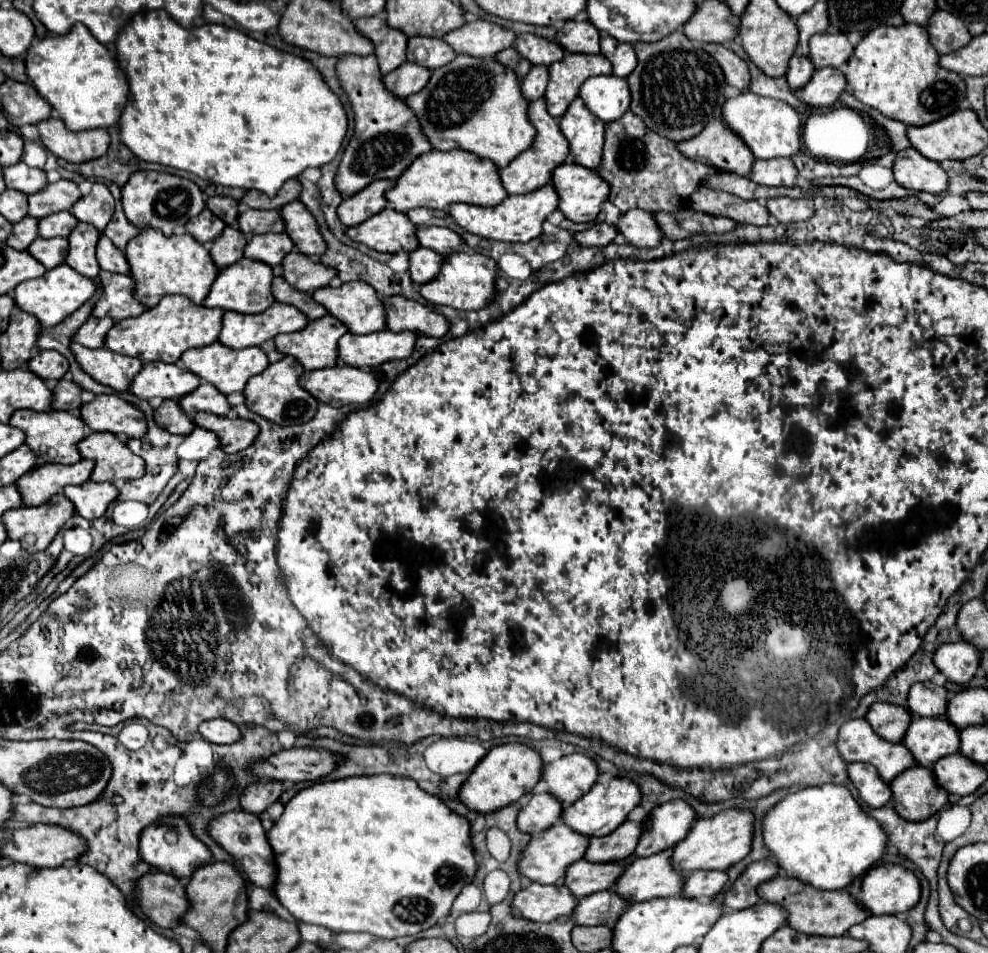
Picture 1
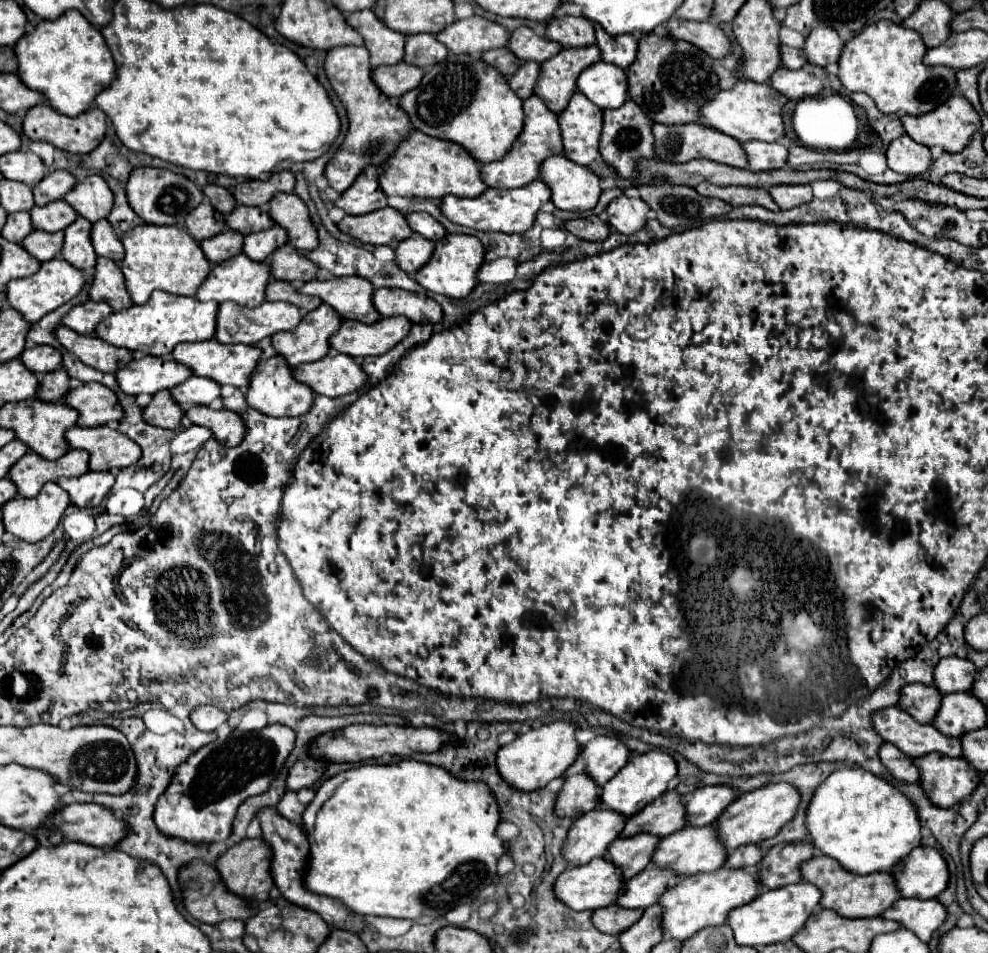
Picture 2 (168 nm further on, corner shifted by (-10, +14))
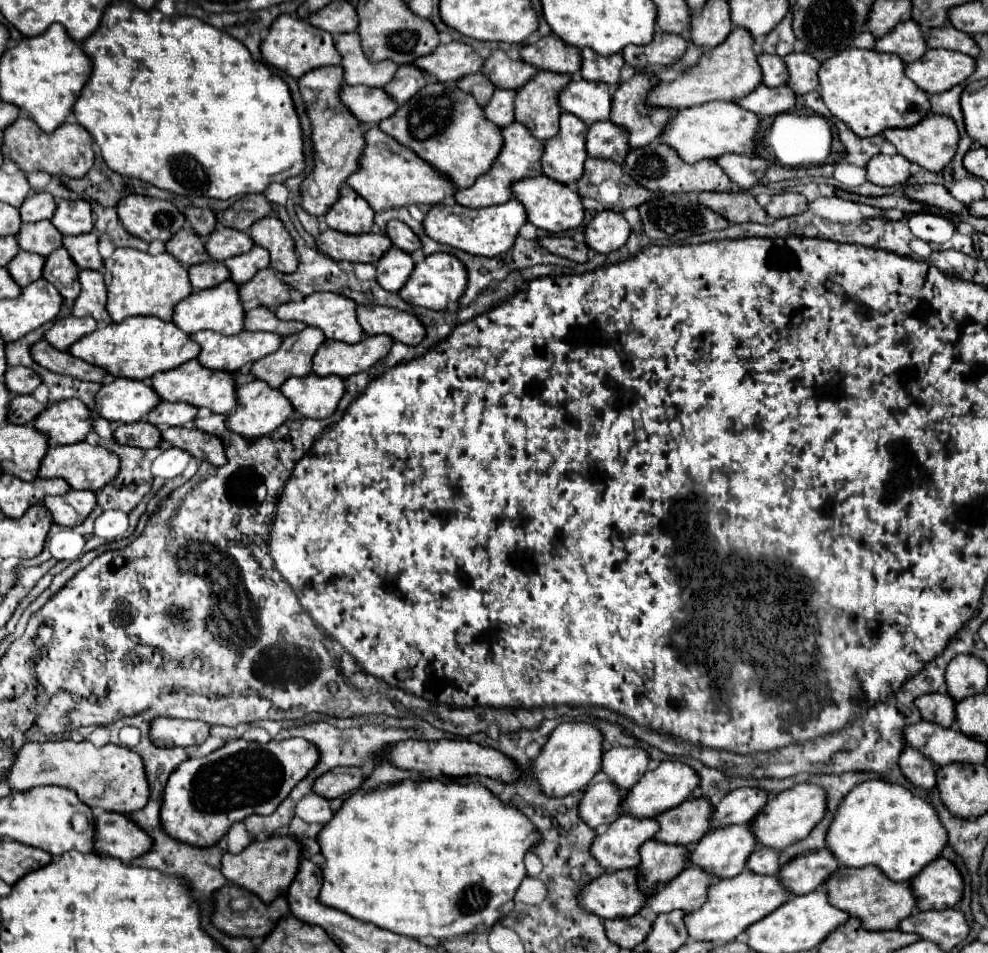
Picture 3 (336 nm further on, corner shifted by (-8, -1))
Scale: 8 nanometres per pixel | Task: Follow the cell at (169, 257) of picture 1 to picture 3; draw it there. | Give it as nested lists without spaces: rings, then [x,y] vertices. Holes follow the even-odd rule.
[[[117,248],[103,268],[107,284],[107,310],[113,322],[123,322],[129,316],[157,316],[161,320],[173,318],[173,308],[193,292],[189,272],[169,252],[157,256],[135,248]]]

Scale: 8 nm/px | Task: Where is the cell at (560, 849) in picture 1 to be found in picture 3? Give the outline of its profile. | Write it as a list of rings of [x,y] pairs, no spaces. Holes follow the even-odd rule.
[[[619,816],[603,832],[597,832],[589,852],[605,870],[627,870],[639,864],[639,846],[653,838],[659,824],[655,820],[633,820]]]

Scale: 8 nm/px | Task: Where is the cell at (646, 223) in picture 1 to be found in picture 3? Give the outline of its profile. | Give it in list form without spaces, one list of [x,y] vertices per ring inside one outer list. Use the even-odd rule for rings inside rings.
[[[601,210],[597,218],[585,228],[585,240],[589,248],[601,254],[619,250],[627,242],[629,234],[631,234],[629,222],[621,212],[613,210]]]

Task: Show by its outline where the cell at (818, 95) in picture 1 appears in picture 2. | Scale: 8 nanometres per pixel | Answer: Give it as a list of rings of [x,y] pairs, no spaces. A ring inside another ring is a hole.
[[[803,65],[797,71],[779,67],[771,79],[769,85],[777,93],[783,93],[787,99],[803,99],[807,95],[817,95],[823,89],[823,83],[827,81],[827,73],[823,67],[817,65]]]

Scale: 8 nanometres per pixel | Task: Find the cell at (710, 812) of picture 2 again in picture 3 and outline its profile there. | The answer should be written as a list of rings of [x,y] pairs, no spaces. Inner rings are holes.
[[[739,788],[713,804],[709,818],[711,828],[725,828],[731,824],[747,824],[767,804],[767,792],[759,788]]]

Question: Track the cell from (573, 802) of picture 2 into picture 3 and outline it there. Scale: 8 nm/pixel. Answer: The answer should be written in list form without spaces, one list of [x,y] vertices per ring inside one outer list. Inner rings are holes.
[[[599,782],[599,784],[589,784],[583,790],[577,812],[579,818],[589,828],[597,830],[599,826],[609,826],[613,820],[617,820],[619,804],[621,804],[621,794],[617,792],[617,788],[613,788],[613,784],[609,782]]]

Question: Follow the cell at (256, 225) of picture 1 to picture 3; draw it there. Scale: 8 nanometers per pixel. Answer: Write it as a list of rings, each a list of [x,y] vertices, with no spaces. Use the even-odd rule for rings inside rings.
[[[219,228],[209,236],[205,246],[209,248],[209,254],[215,260],[225,262],[231,256],[249,252],[255,246],[255,242],[247,232],[241,232],[235,228]]]

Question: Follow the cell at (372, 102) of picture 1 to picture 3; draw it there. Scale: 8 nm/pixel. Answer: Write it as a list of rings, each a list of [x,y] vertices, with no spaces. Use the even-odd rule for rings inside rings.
[[[323,66],[307,72],[299,78],[301,94],[307,102],[307,112],[313,124],[313,144],[315,144],[315,170],[301,184],[303,208],[313,216],[325,216],[329,208],[339,198],[339,188],[347,178],[359,170],[359,160],[365,150],[365,126],[349,112],[341,102],[343,88],[343,68],[341,66]]]

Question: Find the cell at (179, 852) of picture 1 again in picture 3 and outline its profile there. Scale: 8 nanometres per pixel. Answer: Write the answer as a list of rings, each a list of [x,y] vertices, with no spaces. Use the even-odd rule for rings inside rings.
[[[239,738],[207,756],[189,758],[169,776],[161,806],[161,828],[175,840],[209,848],[217,844],[235,822],[249,814],[273,814],[317,760],[317,748],[305,738],[271,740],[269,744]]]

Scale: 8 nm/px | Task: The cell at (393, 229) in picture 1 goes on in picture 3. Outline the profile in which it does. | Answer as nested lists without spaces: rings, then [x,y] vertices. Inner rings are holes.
[[[325,230],[317,238],[317,248],[333,260],[369,262],[377,264],[379,258],[393,248],[387,234],[343,234],[337,230]]]

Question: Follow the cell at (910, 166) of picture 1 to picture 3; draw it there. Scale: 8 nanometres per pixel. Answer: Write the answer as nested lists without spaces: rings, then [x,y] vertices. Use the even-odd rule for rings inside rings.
[[[877,154],[873,160],[867,164],[867,174],[869,182],[877,186],[897,186],[897,184],[907,184],[903,180],[911,178],[911,162],[899,154],[895,156],[885,156]]]

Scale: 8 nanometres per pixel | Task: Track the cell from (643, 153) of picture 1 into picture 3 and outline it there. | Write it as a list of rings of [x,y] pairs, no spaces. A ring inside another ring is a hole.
[[[597,122],[587,130],[587,154],[599,160],[613,160],[625,166],[625,158],[631,152],[627,128],[613,122]]]

